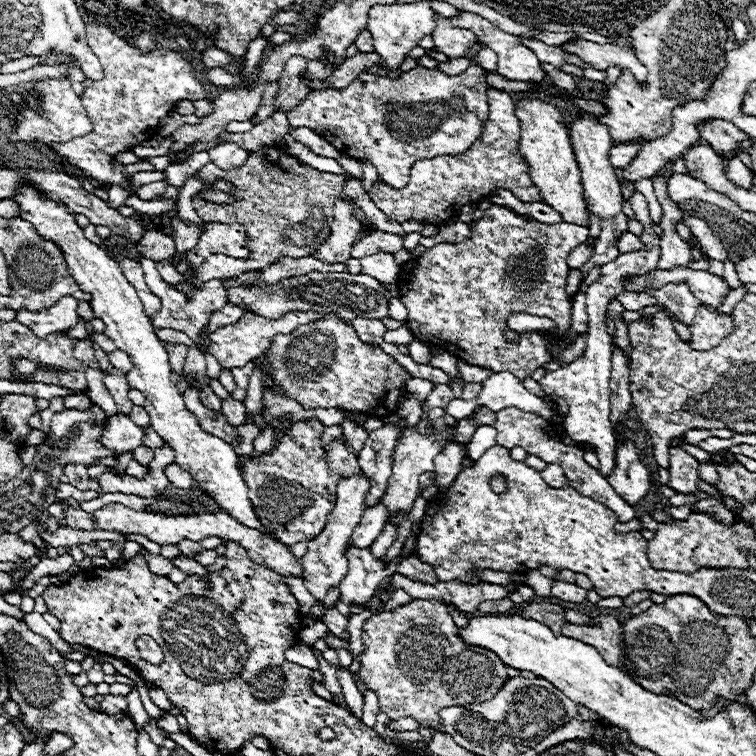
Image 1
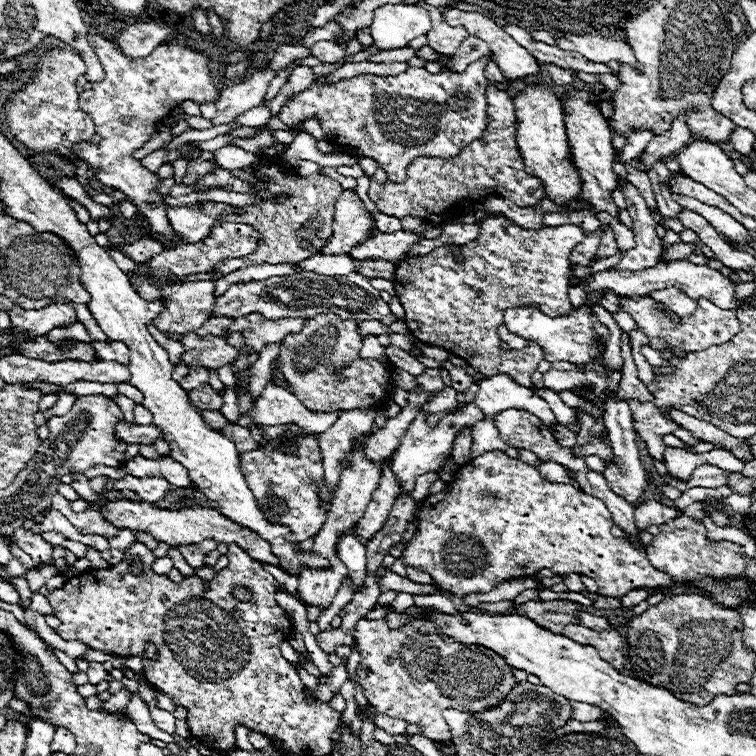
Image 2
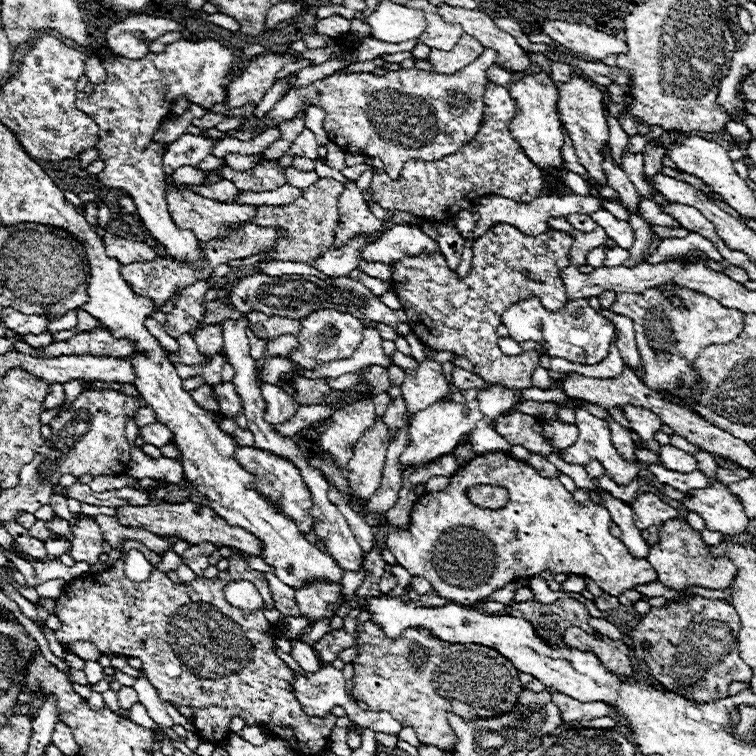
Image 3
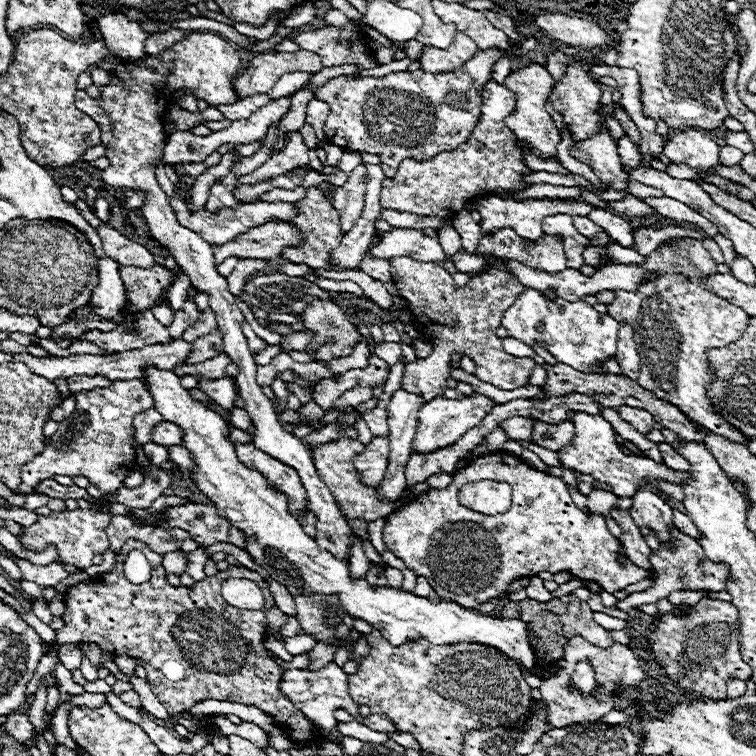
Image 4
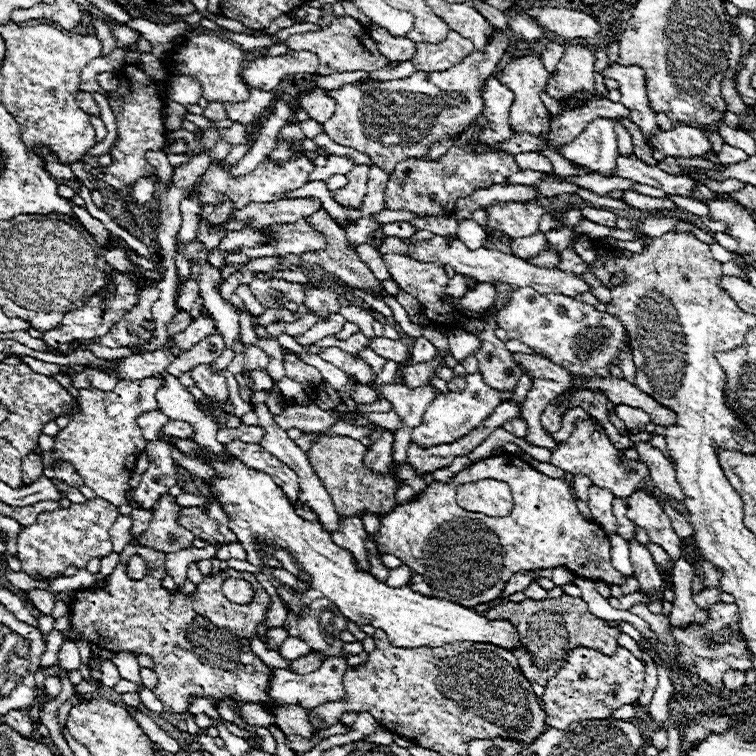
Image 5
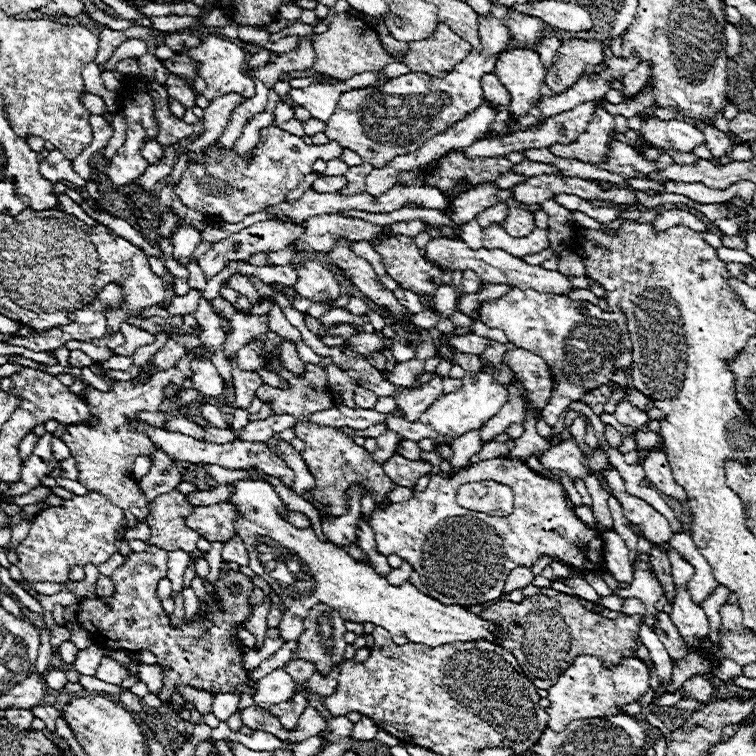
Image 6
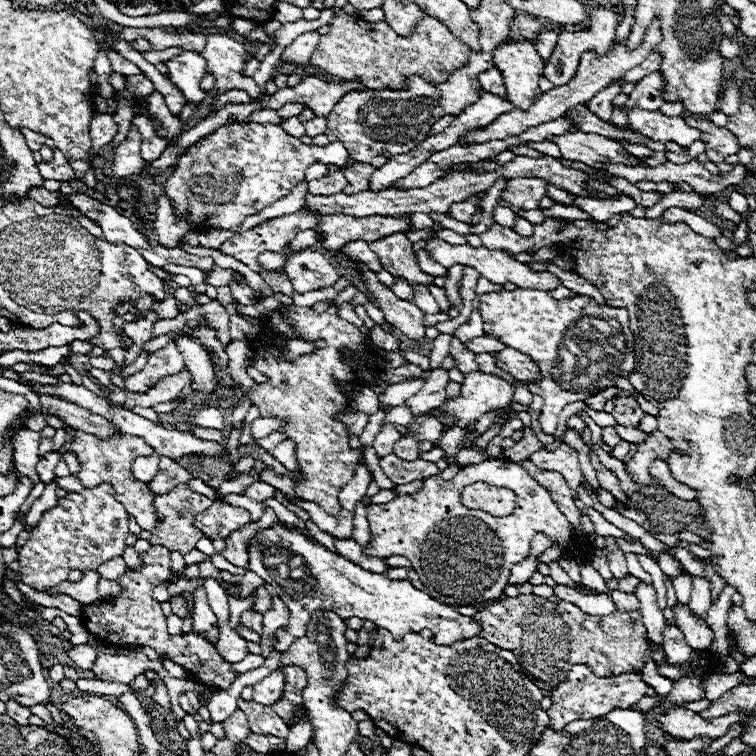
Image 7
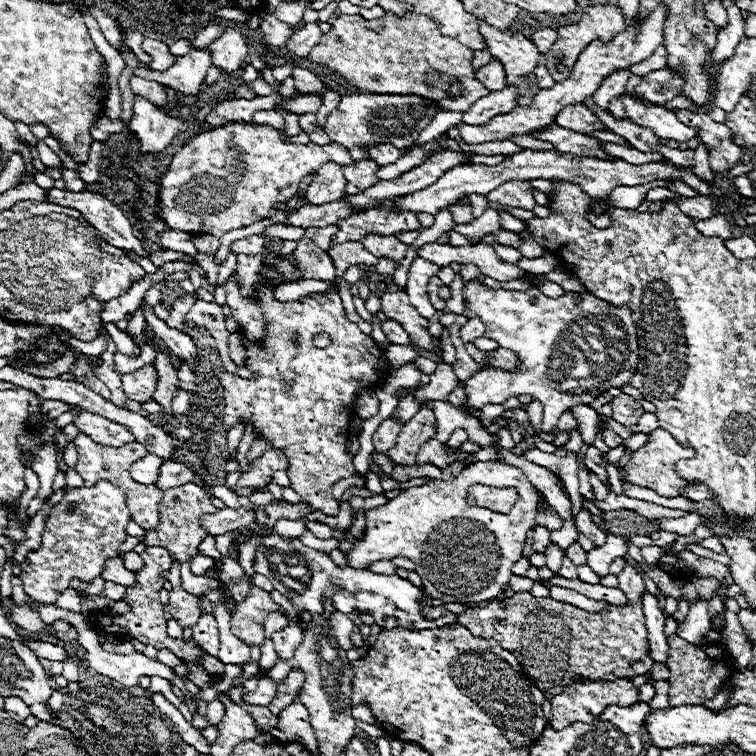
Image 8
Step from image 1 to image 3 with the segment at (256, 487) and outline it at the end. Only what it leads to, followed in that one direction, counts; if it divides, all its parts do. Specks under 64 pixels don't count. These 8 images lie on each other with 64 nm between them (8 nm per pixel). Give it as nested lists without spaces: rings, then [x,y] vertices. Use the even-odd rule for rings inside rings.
[[[237,447],[235,457],[242,464],[242,468],[256,476],[258,482],[254,482],[256,490],[262,490],[262,494],[266,494],[266,498],[274,498],[274,502],[278,502],[278,506],[282,506],[282,512],[288,518],[294,518],[294,522],[298,522],[298,526],[304,530],[304,534],[314,526],[314,520],[310,516],[310,508],[312,508],[312,498],[310,492],[306,488],[306,484],[302,482],[302,476],[298,472],[296,466],[292,466],[290,462],[276,458],[274,454],[264,450],[258,450],[254,447]]]

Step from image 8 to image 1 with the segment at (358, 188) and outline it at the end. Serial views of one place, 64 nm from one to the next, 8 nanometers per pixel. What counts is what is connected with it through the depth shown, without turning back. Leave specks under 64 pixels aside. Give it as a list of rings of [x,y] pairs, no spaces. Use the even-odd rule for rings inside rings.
[[[338,200],[334,206],[334,222],[330,238],[318,246],[314,252],[316,258],[324,262],[346,262],[350,258],[352,244],[360,238],[362,220],[354,216],[354,208],[348,200]]]

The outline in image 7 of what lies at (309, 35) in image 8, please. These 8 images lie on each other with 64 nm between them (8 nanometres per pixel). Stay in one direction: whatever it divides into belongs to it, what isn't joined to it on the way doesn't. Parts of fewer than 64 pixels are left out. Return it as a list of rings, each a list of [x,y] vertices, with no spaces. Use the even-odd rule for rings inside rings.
[[[316,30],[300,34],[292,44],[286,46],[282,60],[290,62],[290,64],[302,64],[304,66],[310,62],[310,56],[312,56],[314,48],[318,46],[318,42],[320,42],[320,34]]]

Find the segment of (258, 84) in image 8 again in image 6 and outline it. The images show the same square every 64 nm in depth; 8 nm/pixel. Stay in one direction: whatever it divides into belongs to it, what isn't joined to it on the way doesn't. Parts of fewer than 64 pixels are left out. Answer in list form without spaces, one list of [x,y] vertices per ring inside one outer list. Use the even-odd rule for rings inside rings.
[[[208,34],[208,36],[202,36],[202,46],[200,48],[190,50],[190,56],[200,62],[198,74],[208,82],[208,88],[204,92],[204,96],[208,100],[214,100],[218,96],[230,94],[230,92],[238,92],[238,94],[242,94],[246,98],[254,96],[254,82],[244,72],[244,66],[246,66],[248,58],[246,58],[246,52],[236,42],[232,42],[232,40],[224,38],[224,36]]]

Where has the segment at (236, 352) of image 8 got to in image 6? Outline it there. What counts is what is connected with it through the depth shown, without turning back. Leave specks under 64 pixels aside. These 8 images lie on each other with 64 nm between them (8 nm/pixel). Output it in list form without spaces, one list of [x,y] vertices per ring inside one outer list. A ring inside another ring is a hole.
[[[236,354],[230,358],[230,364],[232,364],[232,380],[234,380],[234,392],[236,392],[234,408],[248,408],[254,392],[258,390],[258,386],[262,386],[262,380],[258,374],[240,368]]]

